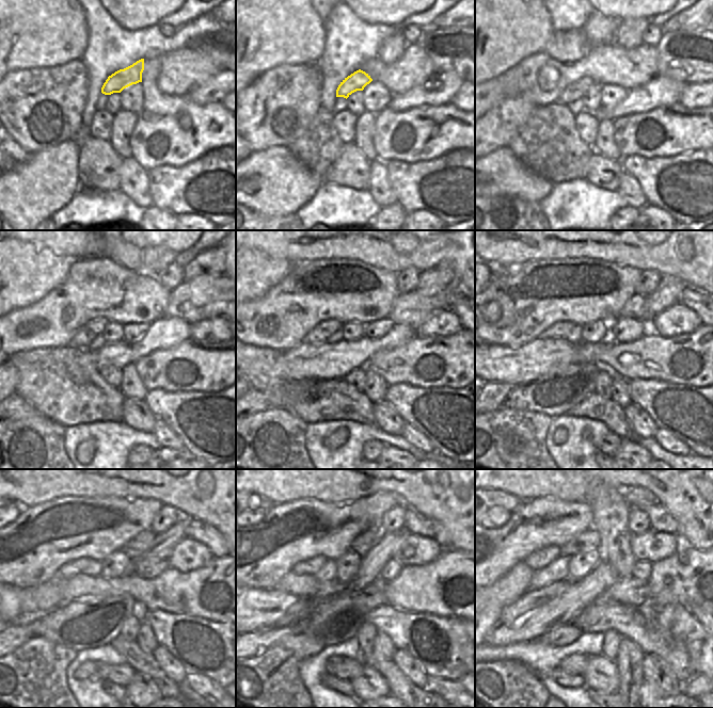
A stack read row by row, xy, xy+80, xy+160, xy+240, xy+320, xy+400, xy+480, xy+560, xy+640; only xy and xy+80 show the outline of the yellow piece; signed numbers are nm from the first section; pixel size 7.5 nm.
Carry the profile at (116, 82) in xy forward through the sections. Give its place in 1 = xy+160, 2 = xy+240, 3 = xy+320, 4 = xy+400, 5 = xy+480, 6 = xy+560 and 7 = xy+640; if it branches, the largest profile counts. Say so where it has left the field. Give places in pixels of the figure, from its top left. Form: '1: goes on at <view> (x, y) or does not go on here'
1: goes on at xy+160 (575, 91)
2: goes on at xy+240 (82, 338)
3: goes on at xy+320 (319, 334)
4: goes on at xy+400 (559, 330)
5: goes on at xy+480 (77, 566)
6: goes on at xy+560 (310, 566)
7: goes on at xy+640 (541, 558)

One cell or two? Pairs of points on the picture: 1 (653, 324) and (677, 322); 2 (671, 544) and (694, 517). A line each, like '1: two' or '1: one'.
1: one
2: two

